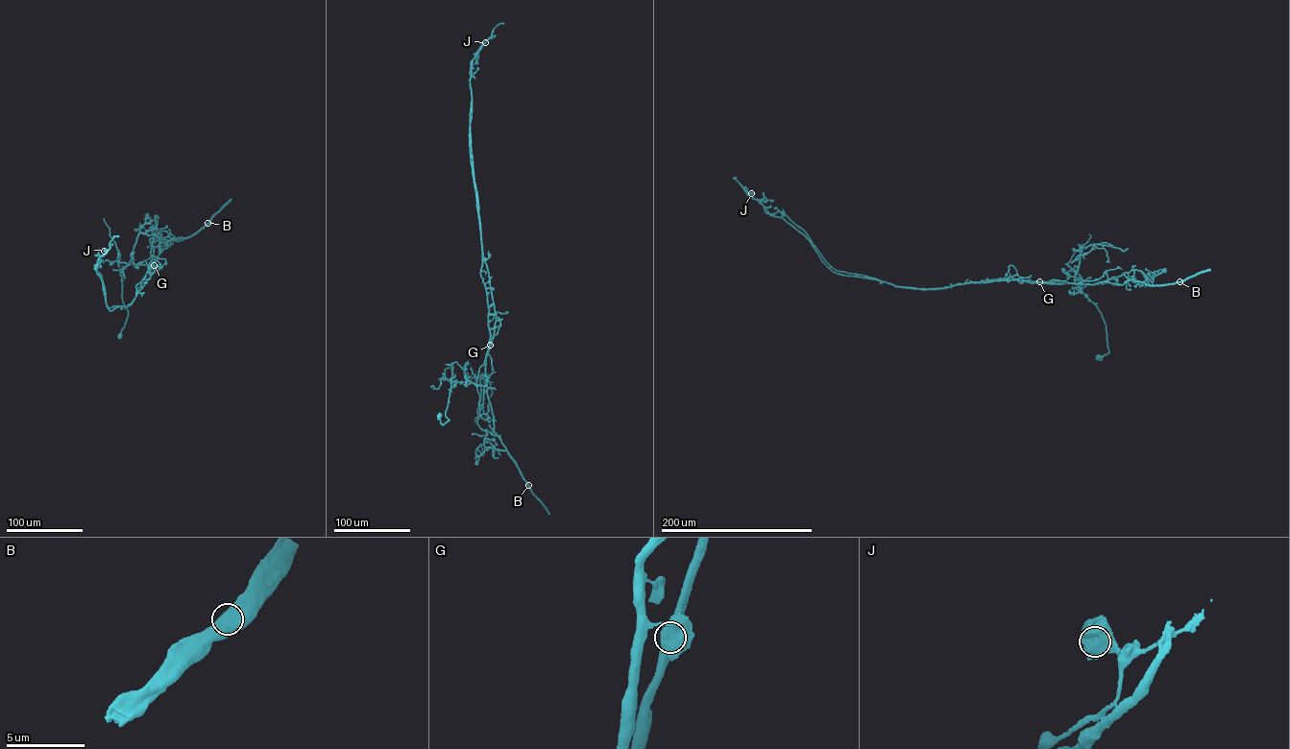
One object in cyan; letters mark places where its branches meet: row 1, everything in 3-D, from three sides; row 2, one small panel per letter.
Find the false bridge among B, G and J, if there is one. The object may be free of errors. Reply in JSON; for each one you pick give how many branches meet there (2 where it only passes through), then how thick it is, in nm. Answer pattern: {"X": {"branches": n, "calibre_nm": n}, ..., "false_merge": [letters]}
{"G": {"branches": 1, "calibre_nm": 1250}, "false_merge": ["G"]}

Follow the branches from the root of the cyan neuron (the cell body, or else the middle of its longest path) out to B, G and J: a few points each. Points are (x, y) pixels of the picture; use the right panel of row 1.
B: (1099, 357), (1108, 352), (1106, 325), (1080, 283), (1125, 273), (1152, 285), (1180, 281)
G: (1099, 357), (1108, 352), (1106, 325), (1096, 305), (1079, 290), (1081, 283), (1039, 281)
J: (1099, 357), (1108, 352), (1106, 325), (1081, 283), (1009, 279), (914, 288), (837, 274), (803, 234), (751, 193)

